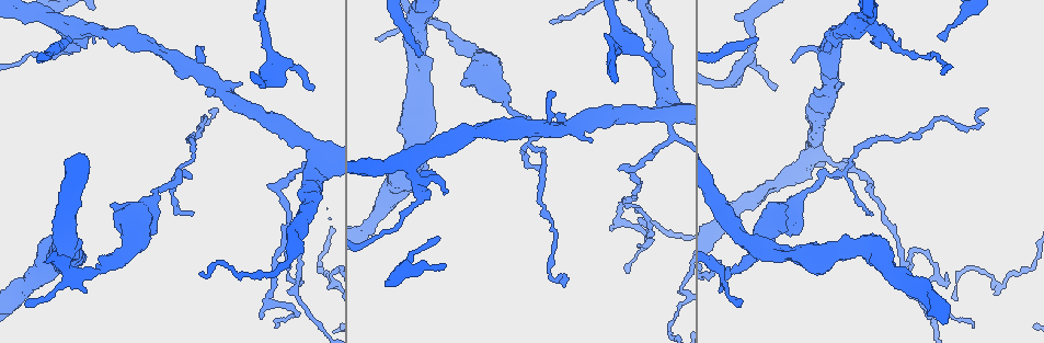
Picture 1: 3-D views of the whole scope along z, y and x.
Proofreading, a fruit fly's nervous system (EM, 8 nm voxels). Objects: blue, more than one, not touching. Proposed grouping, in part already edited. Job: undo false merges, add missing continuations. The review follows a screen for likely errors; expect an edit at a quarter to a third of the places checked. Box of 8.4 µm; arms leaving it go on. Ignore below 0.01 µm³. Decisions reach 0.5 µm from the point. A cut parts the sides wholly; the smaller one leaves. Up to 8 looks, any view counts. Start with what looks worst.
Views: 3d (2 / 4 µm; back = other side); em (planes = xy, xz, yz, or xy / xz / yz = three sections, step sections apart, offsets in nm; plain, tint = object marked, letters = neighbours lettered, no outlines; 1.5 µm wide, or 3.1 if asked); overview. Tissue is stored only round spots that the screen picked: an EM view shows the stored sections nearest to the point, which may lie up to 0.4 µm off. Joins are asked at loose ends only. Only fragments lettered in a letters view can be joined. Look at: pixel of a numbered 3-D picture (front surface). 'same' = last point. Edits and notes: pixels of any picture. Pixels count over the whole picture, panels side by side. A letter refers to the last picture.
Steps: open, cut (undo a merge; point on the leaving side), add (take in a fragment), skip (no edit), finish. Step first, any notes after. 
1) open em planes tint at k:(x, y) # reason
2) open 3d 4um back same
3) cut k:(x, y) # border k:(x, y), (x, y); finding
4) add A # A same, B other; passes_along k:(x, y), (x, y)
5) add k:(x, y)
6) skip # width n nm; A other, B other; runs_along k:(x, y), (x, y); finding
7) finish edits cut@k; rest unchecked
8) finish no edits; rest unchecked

open 3d 4um back at 1:(312, 91) # free end

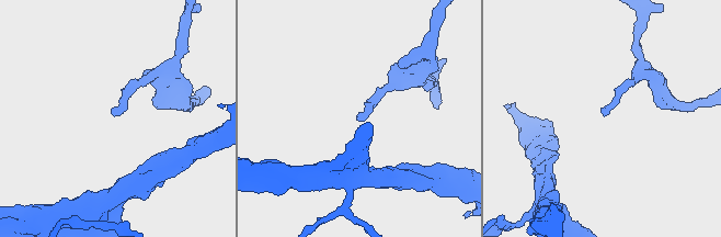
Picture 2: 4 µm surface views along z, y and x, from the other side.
open em planes letters at 2:(602, 112) # now the EM

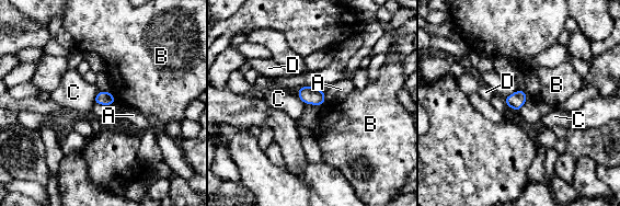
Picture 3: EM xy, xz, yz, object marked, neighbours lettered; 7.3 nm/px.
skip # longest_contact C 90 nm; A other, B other, C other, D other; none of them fits

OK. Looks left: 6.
open 3d 2um at 1:(439, 240) # tapers out

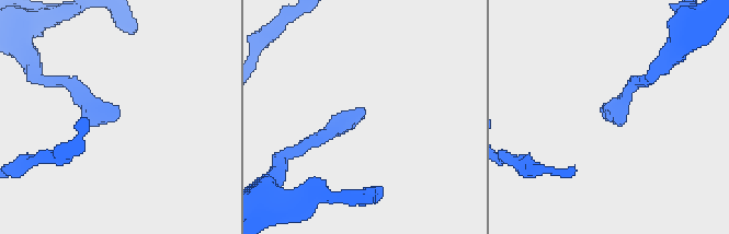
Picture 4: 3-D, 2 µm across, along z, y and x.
open em planes letters at 4:(605, 115) # shape alone is not enough

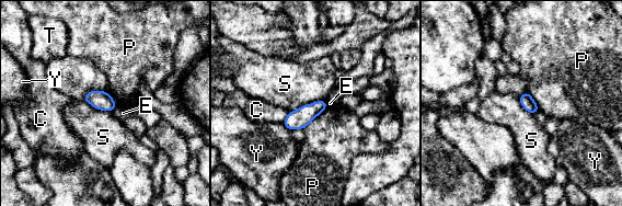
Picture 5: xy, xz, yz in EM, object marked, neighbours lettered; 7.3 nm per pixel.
skip # C other, E other, P other, S other, T other, Y other; border 5:(325, 100), (302, 104), (289, 112); no lettered fragment goes on from it

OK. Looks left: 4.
open 3d 2um back at 1:(67, 40) # thin end

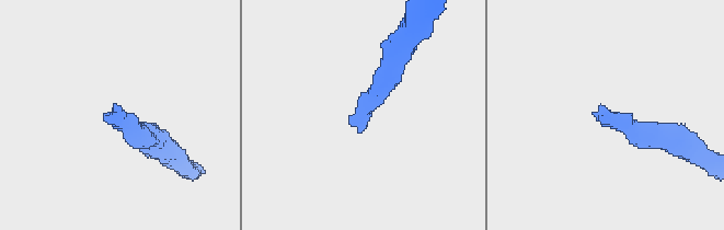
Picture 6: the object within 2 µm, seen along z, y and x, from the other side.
open em yz step 8 letters at 6:(595, 114)

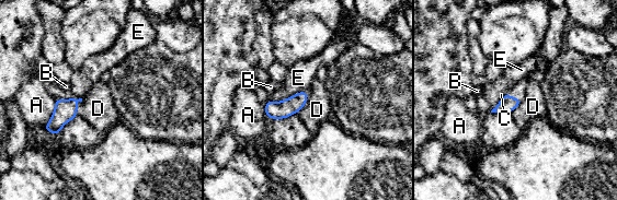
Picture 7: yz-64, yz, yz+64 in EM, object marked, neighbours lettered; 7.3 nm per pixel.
skip # width 110 nm; longest_contact A 240 nm; A other, B other, C other, D other, E other; none of them fits

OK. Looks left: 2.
finish no edits; rest unchecked

